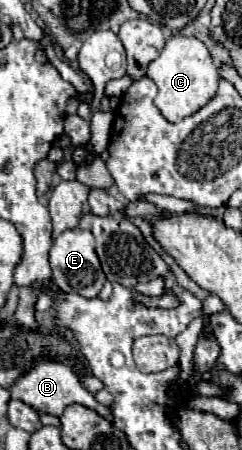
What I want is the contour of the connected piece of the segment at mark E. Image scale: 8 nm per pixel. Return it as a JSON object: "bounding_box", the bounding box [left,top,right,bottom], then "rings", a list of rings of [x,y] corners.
{"bounding_box":[49,228,105,298],"rings":[[[73,228],[73,230],[65,230],[61,236],[57,236],[53,240],[53,248],[49,252],[49,262],[51,262],[55,284],[63,292],[81,294],[85,298],[97,298],[97,294],[101,292],[101,288],[105,284],[105,274],[101,270],[97,254],[95,254],[95,238],[89,230]]]}

